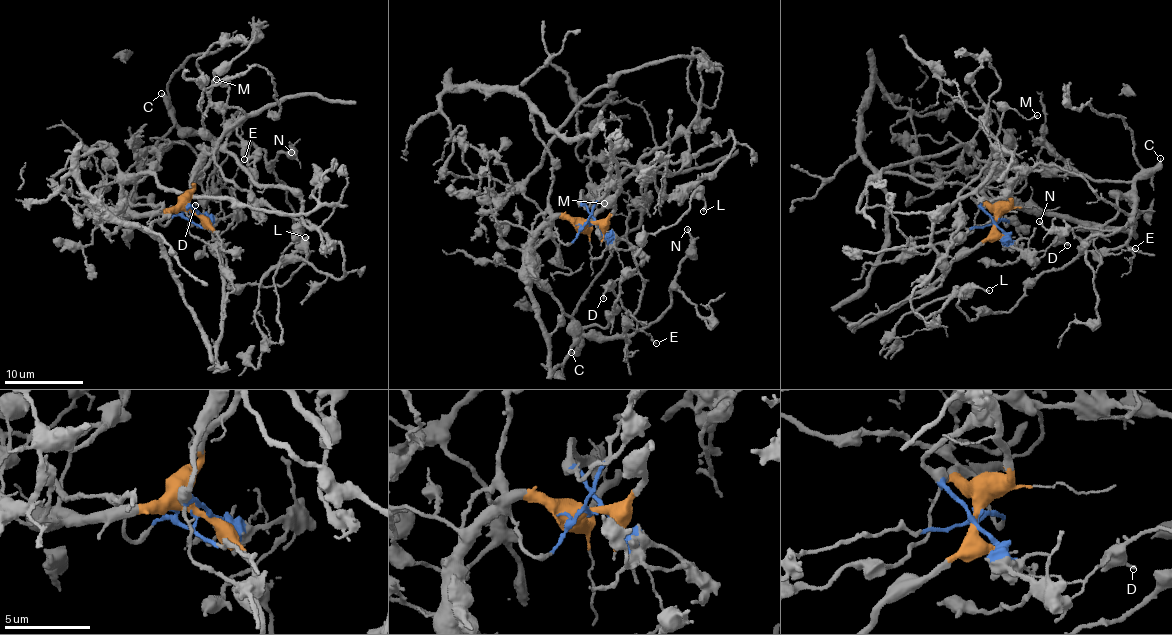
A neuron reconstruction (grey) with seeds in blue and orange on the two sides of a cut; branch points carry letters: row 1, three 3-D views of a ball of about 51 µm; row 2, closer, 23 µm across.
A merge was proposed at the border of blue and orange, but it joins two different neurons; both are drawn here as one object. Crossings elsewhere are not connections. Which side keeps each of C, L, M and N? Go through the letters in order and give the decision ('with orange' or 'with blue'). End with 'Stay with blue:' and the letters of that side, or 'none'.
C: with orange
L: with orange
M: with orange
N: with orange
Stay with blue: none

